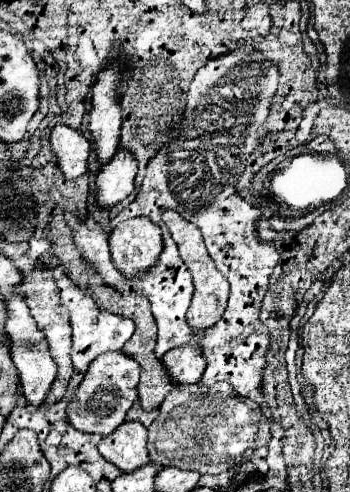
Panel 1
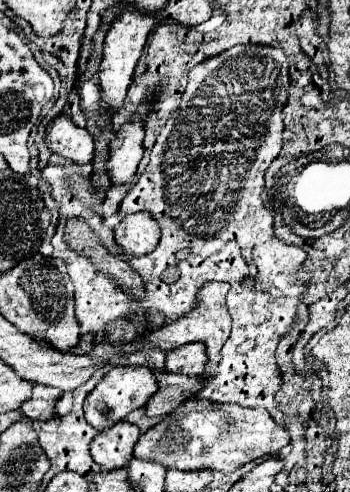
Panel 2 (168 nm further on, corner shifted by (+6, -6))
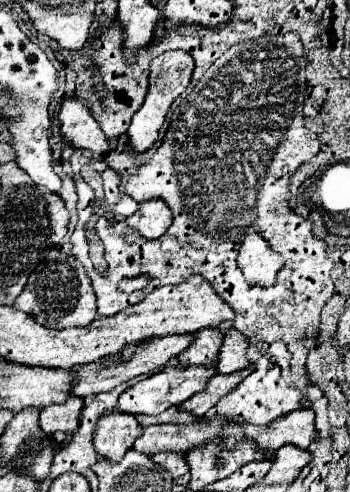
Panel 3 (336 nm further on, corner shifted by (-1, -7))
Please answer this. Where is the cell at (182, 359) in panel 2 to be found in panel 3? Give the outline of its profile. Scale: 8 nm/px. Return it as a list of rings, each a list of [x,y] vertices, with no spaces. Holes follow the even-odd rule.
[[[205,327],[203,331],[197,331],[193,335],[193,341],[189,343],[189,347],[177,355],[179,365],[189,367],[189,365],[209,365],[209,363],[213,363],[219,355],[221,343],[223,343],[223,333],[219,329]]]

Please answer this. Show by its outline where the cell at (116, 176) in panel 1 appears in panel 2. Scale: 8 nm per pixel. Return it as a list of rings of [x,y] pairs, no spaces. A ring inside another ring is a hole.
[[[140,106],[136,112],[136,120],[124,124],[116,132],[114,140],[110,142],[110,158],[106,162],[106,168],[108,168],[110,182],[114,186],[128,184],[136,176],[138,162],[142,160],[142,154],[144,154],[144,146],[142,146],[144,130],[142,130],[140,116],[144,116],[146,110],[148,108]]]

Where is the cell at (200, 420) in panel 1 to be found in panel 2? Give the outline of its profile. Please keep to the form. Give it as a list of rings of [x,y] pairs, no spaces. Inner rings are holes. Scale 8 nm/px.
[[[190,398],[138,438],[134,456],[140,460],[160,462],[164,468],[216,470],[228,474],[246,462],[280,450],[288,444],[288,440],[288,432],[278,426],[264,408],[242,408],[236,404]]]

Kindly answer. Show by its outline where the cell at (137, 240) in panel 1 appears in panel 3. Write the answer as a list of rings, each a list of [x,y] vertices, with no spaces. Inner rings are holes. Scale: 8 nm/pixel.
[[[149,199],[139,203],[139,209],[127,217],[127,225],[135,227],[145,239],[159,239],[171,225],[173,213],[163,199]]]

